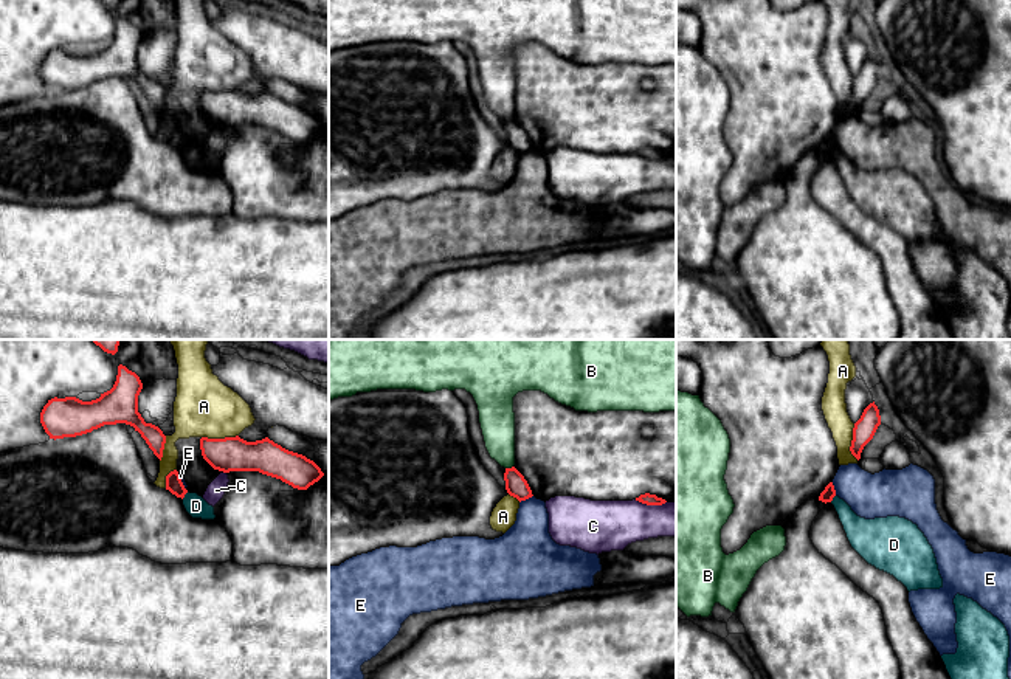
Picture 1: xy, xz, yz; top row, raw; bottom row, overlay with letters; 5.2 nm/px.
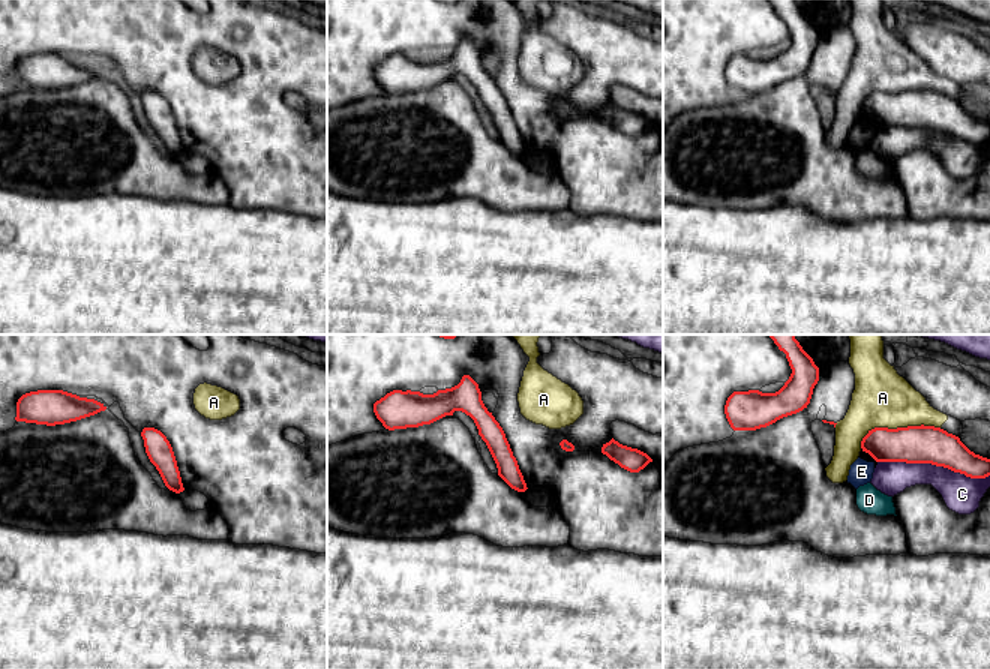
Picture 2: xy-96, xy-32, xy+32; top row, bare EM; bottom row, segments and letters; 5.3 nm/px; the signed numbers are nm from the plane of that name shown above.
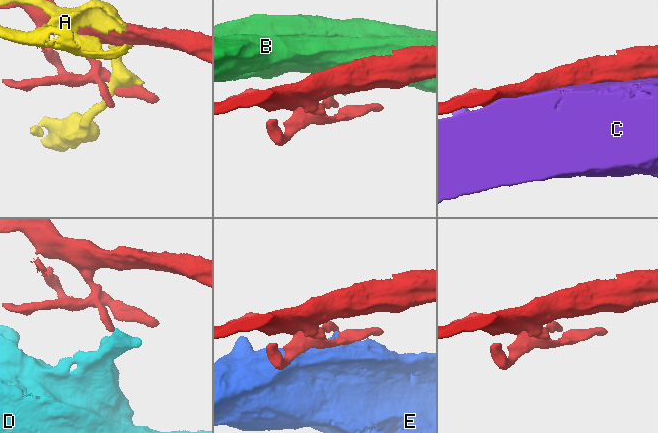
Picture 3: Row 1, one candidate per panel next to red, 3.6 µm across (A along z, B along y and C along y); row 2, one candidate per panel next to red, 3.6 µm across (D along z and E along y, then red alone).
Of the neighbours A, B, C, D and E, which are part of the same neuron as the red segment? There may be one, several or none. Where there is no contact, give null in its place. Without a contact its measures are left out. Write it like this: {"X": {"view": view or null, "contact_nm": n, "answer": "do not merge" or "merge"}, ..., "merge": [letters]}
{"A": {"view": "xy", "contact_nm": 190, "answer": "do not merge"}, "B": {"view": "xz", "contact_nm": 40, "answer": "do not merge"}, "C": {"view": "xz", "contact_nm": 170, "answer": "do not merge"}, "D": {"view": "xy", "contact_nm": 50, "answer": "do not merge"}, "E": {"view": "xz", "contact_nm": 80, "answer": "do not merge"}, "merge": []}

